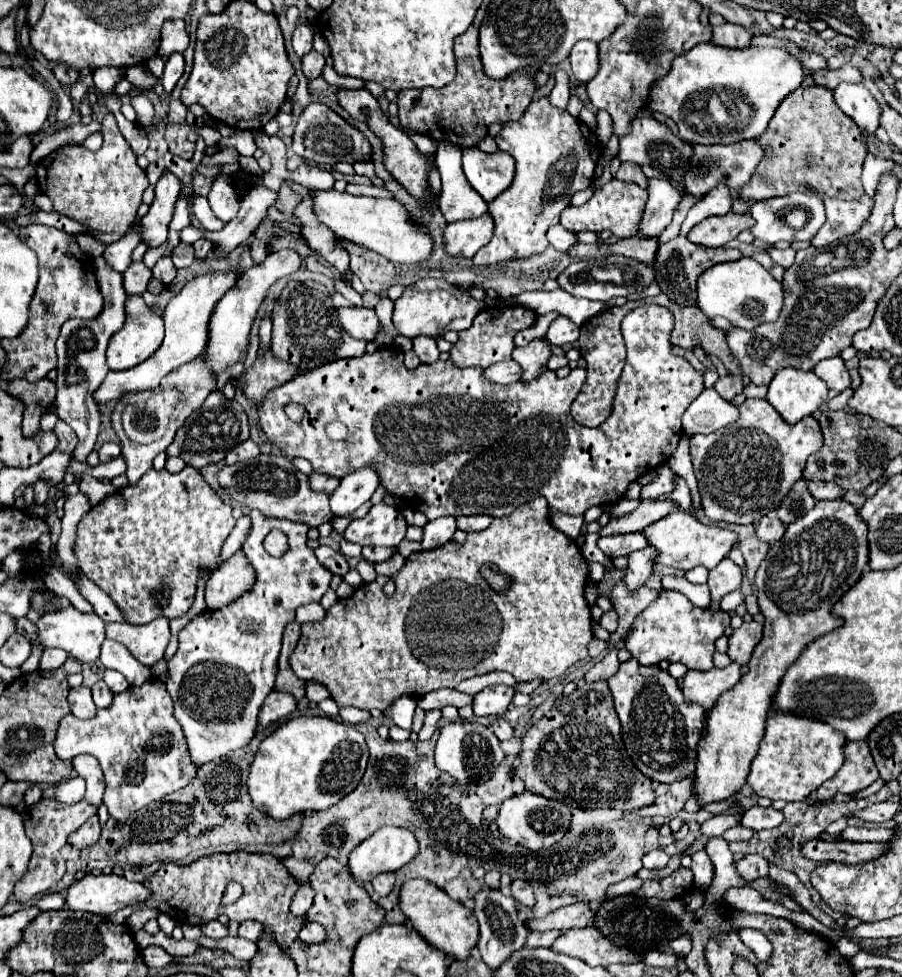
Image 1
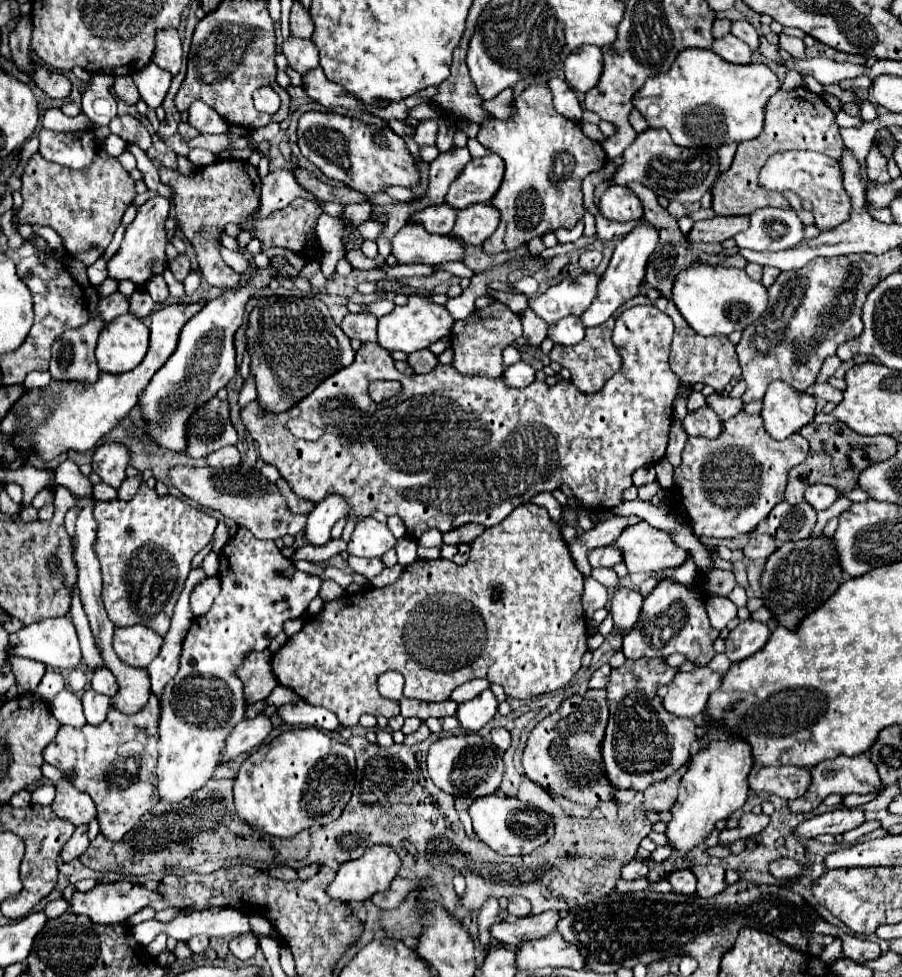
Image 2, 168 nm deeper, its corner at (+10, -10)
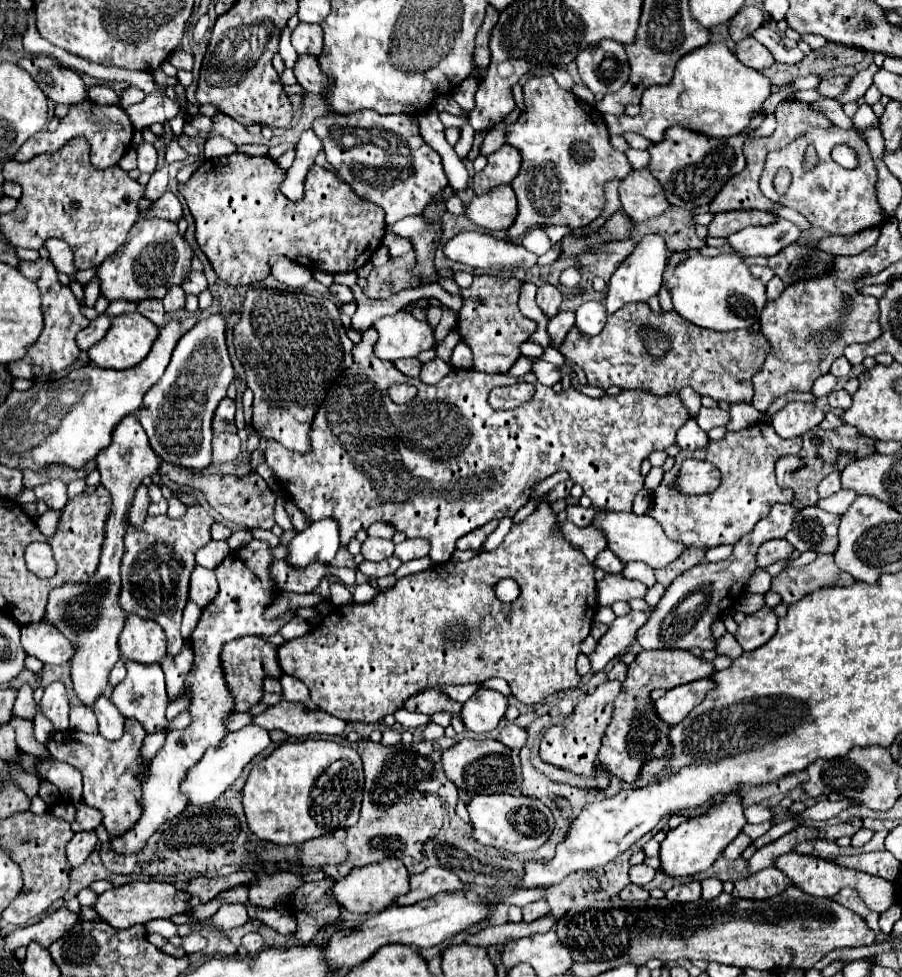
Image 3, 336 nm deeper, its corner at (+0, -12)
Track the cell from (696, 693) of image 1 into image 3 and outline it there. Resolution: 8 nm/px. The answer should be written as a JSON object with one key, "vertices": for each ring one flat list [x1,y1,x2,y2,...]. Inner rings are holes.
{"vertices":[[698,679,686,685,678,685,674,689,668,689,664,697,654,701,654,711,660,715,660,719,668,725,682,721,688,711,692,711,712,689,714,681,712,679]]}

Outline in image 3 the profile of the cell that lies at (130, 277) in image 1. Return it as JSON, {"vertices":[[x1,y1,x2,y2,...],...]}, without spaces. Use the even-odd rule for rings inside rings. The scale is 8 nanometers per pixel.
{"vertices":[[102,313,102,315,98,315,86,329,82,329,82,331,76,335,76,345,80,347,80,351,88,351,94,343,98,343,98,341,106,335,110,323,112,323,112,317,108,317,108,315]]}

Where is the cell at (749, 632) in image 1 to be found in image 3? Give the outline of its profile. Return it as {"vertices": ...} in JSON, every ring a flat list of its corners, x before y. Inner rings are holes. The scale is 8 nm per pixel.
{"vertices":[[762,607,760,611,748,615,738,631,736,631,736,641,742,645,744,651,752,651,762,647,766,641,772,639,772,635,776,633,776,623,778,617,774,615,774,611,770,607]]}

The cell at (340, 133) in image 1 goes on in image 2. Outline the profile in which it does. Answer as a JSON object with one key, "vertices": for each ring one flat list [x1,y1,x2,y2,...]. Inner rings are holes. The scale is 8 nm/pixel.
{"vertices":[[308,111,298,121,298,147,300,153,312,161,326,177,346,183,348,187,364,193,374,195,380,193,386,185,402,185,412,187,418,183,418,169,416,161,410,157,404,141,392,133,388,127,372,127,366,123,360,123,356,119,348,119,336,113,320,113,320,111]]}

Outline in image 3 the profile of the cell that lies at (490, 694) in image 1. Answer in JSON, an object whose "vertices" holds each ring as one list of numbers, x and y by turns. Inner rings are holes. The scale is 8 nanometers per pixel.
{"vertices":[[478,689,462,707,460,719,468,731,492,731,508,709,508,699,494,689]]}

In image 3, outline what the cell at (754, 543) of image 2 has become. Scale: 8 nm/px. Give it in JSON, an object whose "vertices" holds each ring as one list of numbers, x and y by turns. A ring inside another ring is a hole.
{"vertices":[[772,539,764,545,760,545,756,563,758,563,758,567,770,567,776,561,788,559,792,555,792,551,794,551,794,547,786,539]]}

